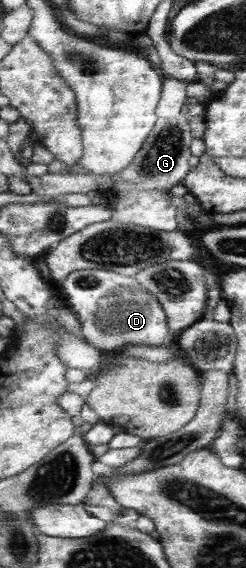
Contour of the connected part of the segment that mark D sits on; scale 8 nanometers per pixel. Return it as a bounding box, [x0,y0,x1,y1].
[60,270,172,355]

